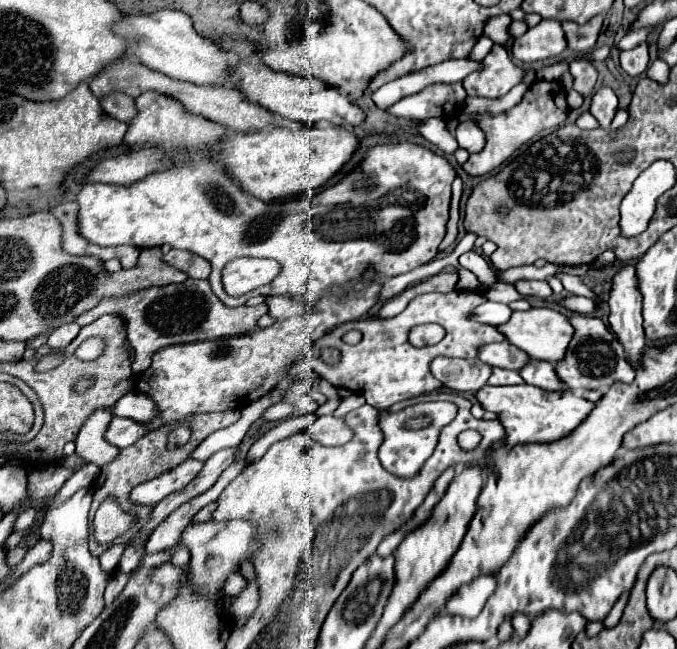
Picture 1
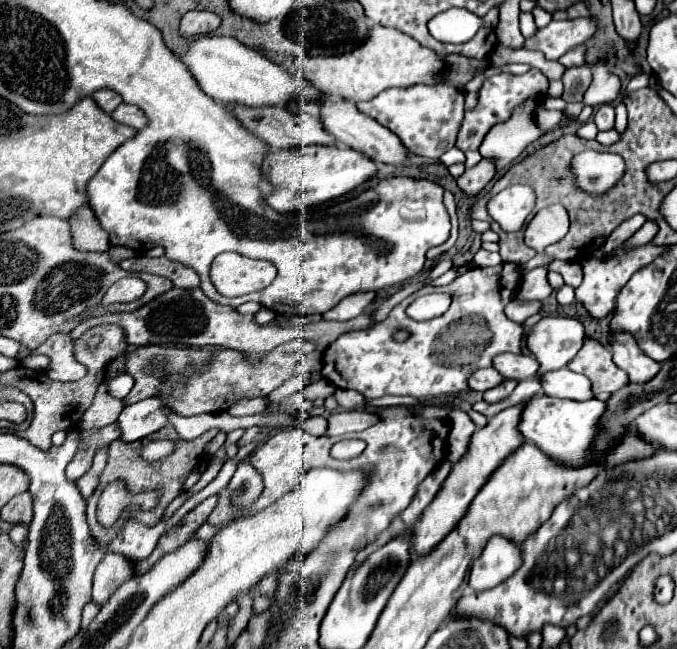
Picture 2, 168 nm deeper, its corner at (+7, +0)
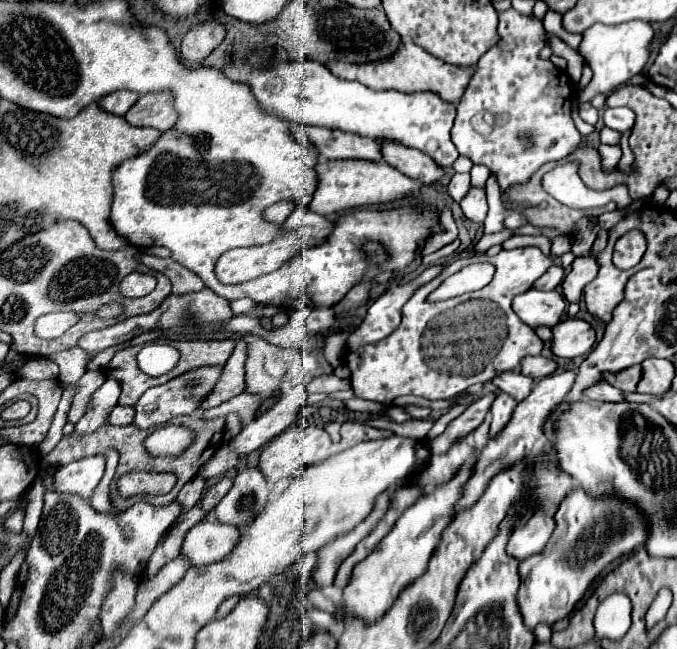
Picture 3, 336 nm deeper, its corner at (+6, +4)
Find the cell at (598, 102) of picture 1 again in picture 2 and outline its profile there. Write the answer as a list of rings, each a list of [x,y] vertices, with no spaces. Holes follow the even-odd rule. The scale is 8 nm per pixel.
[[[604,104],[604,106],[596,108],[592,120],[596,122],[598,130],[612,130],[614,128],[614,108],[610,104]]]

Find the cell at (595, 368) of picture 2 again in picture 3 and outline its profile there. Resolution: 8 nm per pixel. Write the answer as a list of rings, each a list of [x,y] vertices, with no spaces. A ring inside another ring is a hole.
[[[629,366],[629,370],[609,374],[609,378],[605,378],[605,382],[609,382],[611,386],[615,386],[623,392],[635,392],[639,378],[641,378],[641,366]]]

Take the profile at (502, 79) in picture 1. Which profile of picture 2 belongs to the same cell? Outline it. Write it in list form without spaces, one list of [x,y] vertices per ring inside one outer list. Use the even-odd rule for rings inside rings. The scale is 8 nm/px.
[[[532,68],[530,72],[526,72],[526,74],[522,74],[522,76],[502,72],[502,74],[496,74],[496,76],[490,78],[490,80],[484,80],[482,88],[478,90],[478,104],[466,114],[466,120],[468,120],[468,122],[466,122],[466,124],[460,124],[460,132],[458,132],[458,142],[456,142],[456,146],[458,146],[462,152],[478,150],[480,144],[482,144],[482,140],[484,140],[484,136],[488,134],[488,130],[490,130],[494,124],[508,120],[508,118],[512,116],[512,112],[514,112],[516,106],[524,104],[524,102],[530,100],[530,98],[546,96],[546,92],[548,92],[548,78],[546,78],[540,70],[536,70],[536,68]]]

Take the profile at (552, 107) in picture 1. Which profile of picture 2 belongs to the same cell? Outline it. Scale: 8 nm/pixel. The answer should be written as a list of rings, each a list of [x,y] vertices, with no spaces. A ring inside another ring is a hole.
[[[482,160],[480,164],[476,164],[474,168],[468,168],[460,178],[458,178],[458,188],[466,194],[466,196],[478,196],[488,182],[494,178],[496,168],[492,160]]]

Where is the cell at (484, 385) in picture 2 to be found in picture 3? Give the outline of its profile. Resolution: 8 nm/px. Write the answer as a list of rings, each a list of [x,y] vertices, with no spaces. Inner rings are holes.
[[[505,370],[501,374],[497,374],[491,380],[501,392],[507,392],[509,396],[513,396],[515,400],[523,400],[525,396],[529,396],[533,380],[523,376],[519,370]]]

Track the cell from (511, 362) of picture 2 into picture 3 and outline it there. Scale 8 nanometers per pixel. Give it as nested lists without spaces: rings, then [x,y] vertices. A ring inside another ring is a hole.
[[[529,356],[521,360],[521,374],[531,376],[531,378],[545,378],[553,374],[557,368],[555,360],[547,360],[543,356]]]

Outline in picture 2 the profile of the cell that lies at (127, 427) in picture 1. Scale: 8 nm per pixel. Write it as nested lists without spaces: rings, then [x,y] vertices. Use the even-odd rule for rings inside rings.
[[[156,396],[126,406],[118,418],[122,428],[120,438],[124,442],[134,442],[150,436],[168,424],[168,414],[170,406]]]

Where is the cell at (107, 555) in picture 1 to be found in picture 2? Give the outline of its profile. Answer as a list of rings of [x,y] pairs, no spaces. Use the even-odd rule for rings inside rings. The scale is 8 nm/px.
[[[114,552],[106,554],[94,574],[94,592],[92,592],[94,604],[104,606],[108,598],[114,594],[114,590],[120,588],[132,576],[134,576],[134,570],[132,570],[130,560]]]

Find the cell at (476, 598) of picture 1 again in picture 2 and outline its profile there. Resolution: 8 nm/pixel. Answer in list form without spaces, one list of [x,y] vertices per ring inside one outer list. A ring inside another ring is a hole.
[[[492,536],[484,548],[484,554],[474,562],[470,572],[470,584],[474,590],[488,590],[510,578],[522,562],[522,548],[508,542],[502,536]]]

